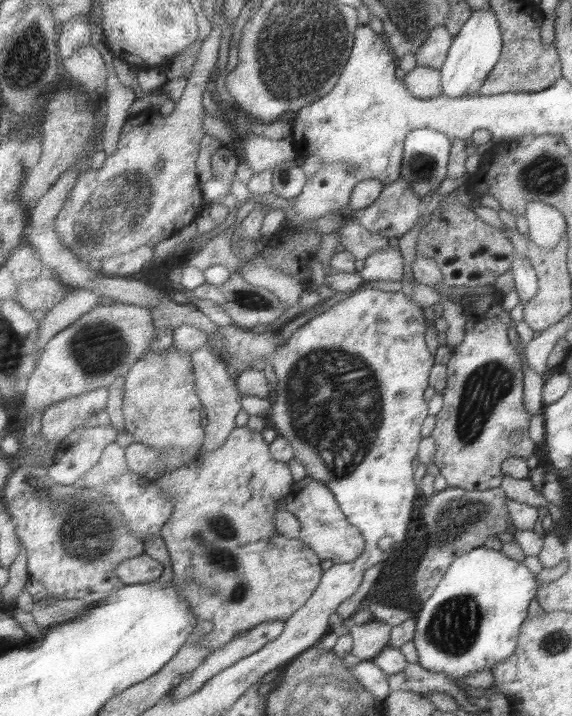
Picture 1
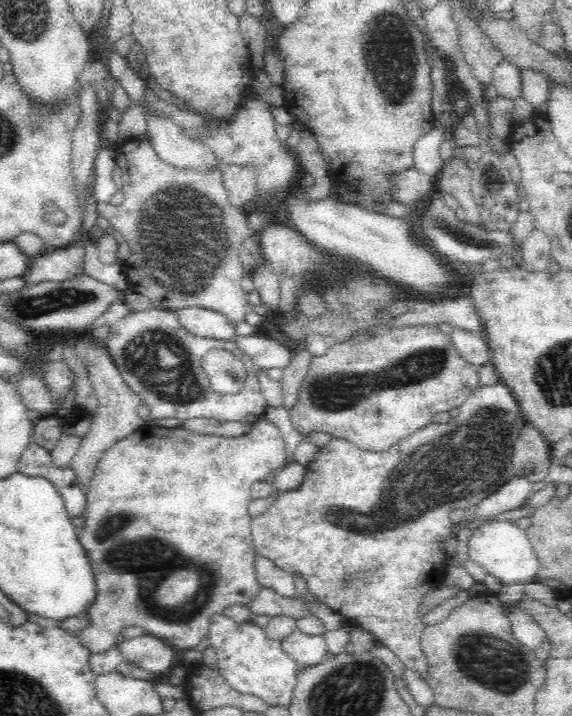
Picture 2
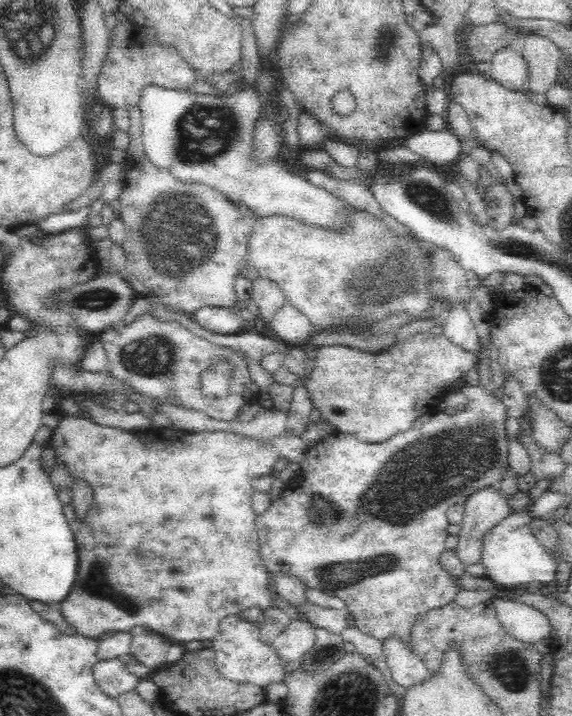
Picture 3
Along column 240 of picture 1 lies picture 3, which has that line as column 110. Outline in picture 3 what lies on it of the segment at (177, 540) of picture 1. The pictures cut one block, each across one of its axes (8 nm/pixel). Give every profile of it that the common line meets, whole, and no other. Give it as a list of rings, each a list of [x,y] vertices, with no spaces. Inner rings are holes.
[[[68,414],[62,418],[60,426],[52,432],[50,436],[50,446],[60,454],[70,470],[76,470],[78,474],[86,476],[86,480],[94,488],[94,500],[88,508],[88,514],[84,514],[82,520],[78,520],[74,534],[76,534],[76,544],[78,544],[78,554],[80,554],[80,572],[76,580],[76,588],[72,590],[72,596],[68,596],[66,602],[62,602],[62,614],[68,624],[78,628],[80,636],[86,636],[94,642],[100,642],[104,634],[128,634],[132,628],[142,626],[146,632],[154,632],[160,636],[166,636],[172,640],[172,644],[180,642],[198,642],[198,640],[212,640],[218,622],[226,616],[234,616],[238,610],[246,608],[260,608],[262,612],[268,610],[268,588],[270,588],[270,578],[268,578],[268,566],[260,558],[260,538],[256,534],[256,518],[258,514],[252,510],[252,500],[254,500],[254,488],[252,482],[256,478],[266,478],[266,476],[276,476],[278,472],[274,470],[276,462],[286,458],[292,464],[304,462],[304,456],[308,454],[308,446],[304,444],[302,438],[296,438],[288,432],[276,434],[272,438],[252,438],[244,434],[232,434],[232,432],[184,432],[178,428],[140,428],[140,430],[124,430],[124,428],[106,428],[100,424],[94,424],[88,418]]]

